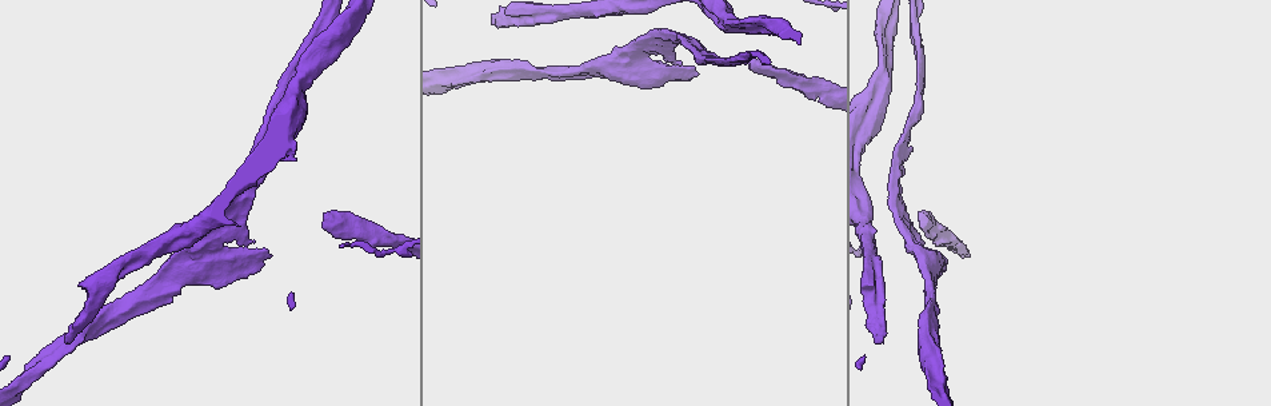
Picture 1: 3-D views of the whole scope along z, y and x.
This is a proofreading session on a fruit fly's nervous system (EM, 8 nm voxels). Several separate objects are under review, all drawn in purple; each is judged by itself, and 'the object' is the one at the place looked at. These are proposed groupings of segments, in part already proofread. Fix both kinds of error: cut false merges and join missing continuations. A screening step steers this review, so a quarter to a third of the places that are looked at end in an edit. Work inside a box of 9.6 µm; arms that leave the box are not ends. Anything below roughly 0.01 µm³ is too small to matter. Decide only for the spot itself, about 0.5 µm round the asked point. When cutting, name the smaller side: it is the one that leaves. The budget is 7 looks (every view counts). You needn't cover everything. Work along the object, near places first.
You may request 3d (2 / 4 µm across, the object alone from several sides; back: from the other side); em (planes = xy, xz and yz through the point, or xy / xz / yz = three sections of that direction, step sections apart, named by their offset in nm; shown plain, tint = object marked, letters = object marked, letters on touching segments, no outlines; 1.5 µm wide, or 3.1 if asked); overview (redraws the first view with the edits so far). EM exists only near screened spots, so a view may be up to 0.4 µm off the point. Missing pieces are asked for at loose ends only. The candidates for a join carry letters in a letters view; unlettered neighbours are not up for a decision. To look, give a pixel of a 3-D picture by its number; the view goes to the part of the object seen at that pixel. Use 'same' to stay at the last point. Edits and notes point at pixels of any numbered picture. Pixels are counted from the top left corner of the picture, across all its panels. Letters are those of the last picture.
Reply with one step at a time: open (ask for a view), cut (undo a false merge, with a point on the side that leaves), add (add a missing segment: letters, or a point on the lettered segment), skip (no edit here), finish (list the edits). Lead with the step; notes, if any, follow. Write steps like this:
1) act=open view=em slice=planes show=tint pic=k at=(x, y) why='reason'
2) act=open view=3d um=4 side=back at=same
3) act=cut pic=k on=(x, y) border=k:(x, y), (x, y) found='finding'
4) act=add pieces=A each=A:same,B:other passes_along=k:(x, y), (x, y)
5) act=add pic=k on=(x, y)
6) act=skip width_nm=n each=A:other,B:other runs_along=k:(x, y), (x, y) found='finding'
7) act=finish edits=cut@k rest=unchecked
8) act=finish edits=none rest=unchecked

act=open view=3d um=2 pic=1 at=(491, 14) why='end of a long branch'

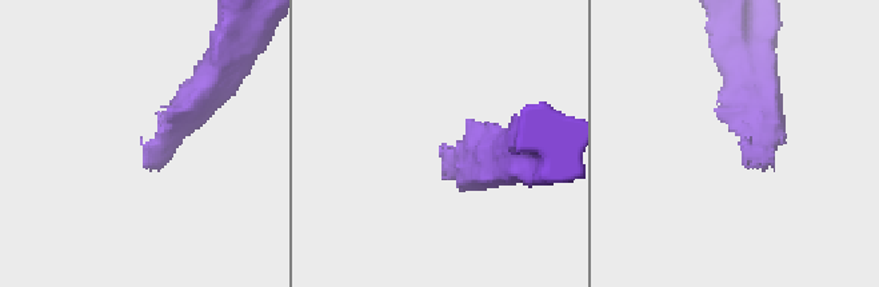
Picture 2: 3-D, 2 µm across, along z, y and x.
act=open view=em slice=xz step=8 show=tint pic=2 at=(445, 153)

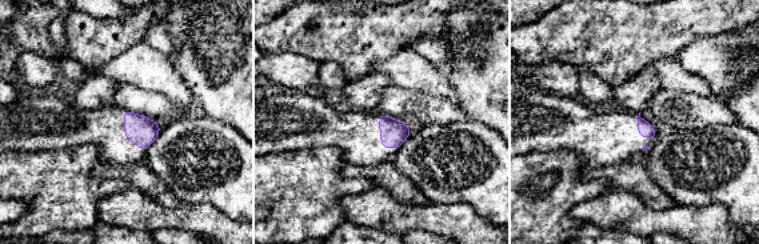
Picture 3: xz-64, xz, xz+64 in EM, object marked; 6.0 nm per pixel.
act=open view=em slice=xz step=8 show=letters at=same

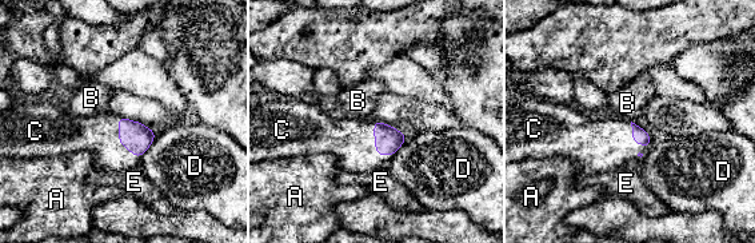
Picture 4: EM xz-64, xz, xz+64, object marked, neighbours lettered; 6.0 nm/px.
act=add pieces=C longest_contact=C:300nm each=A:other,B:other,C:same,D:other,E:other found='it goes on there'

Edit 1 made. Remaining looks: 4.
act=open view=overview

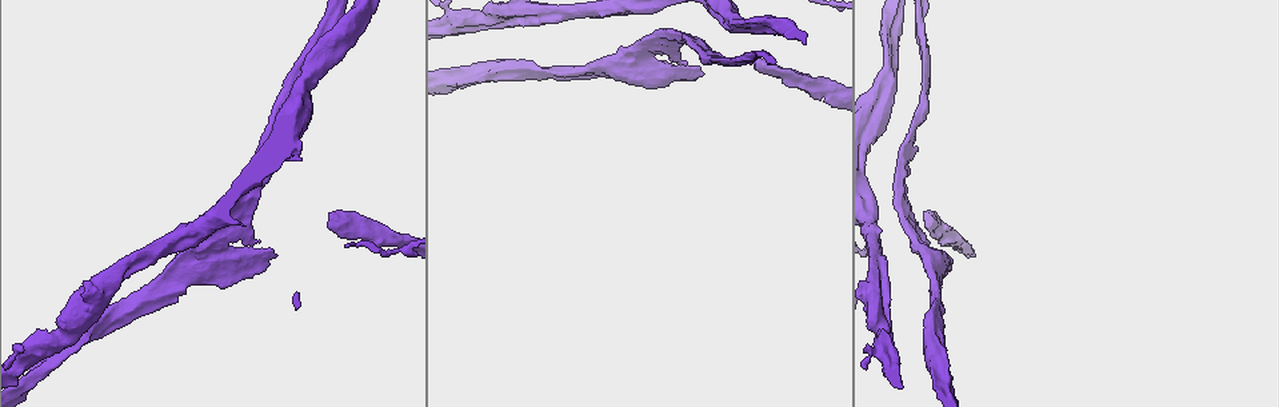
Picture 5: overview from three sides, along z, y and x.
act=open view=em slice=xy step=4 show=tint pic=5 at=(333, 213) why='branch stops here'

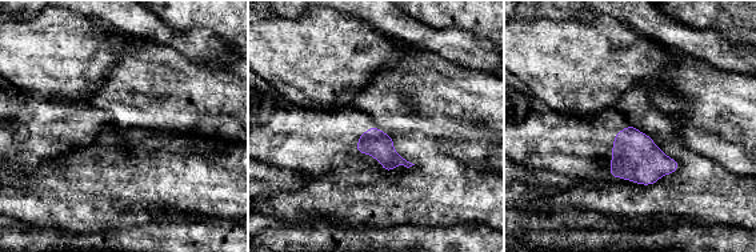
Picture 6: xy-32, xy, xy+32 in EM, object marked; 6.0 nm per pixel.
act=open view=em slice=planes show=letters at=same why='cut it another way'

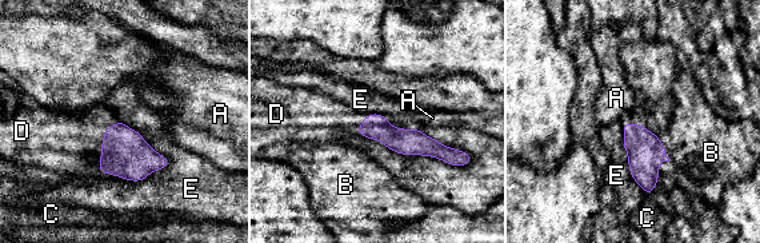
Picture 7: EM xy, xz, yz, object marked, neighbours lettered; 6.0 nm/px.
act=add pieces=D each=A:other,B:other,C:other,D:same,E:other passes_along=7:(124, 152), (102, 143), (66, 144) found='it goes on there'

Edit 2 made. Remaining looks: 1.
act=open view=em slice=yz step=8 show=letters pic=5 at=(221, 287) why='branch stops here'

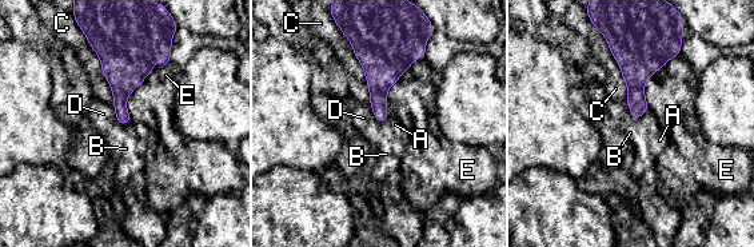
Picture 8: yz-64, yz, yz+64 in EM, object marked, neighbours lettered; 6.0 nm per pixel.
act=skip each=A:other,B:other,C:other,D:other,E:other found='no lettered segment goes on from it'

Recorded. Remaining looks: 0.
act=finish edits=add@4,add@7 rest=unchecked

